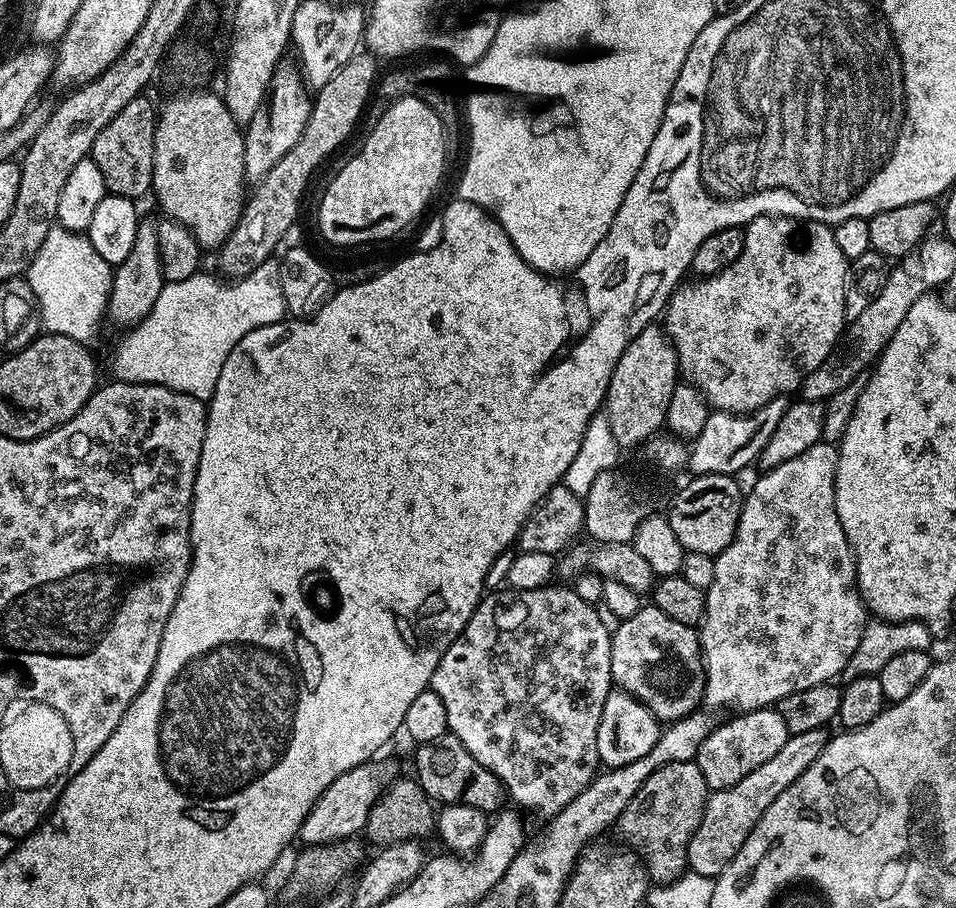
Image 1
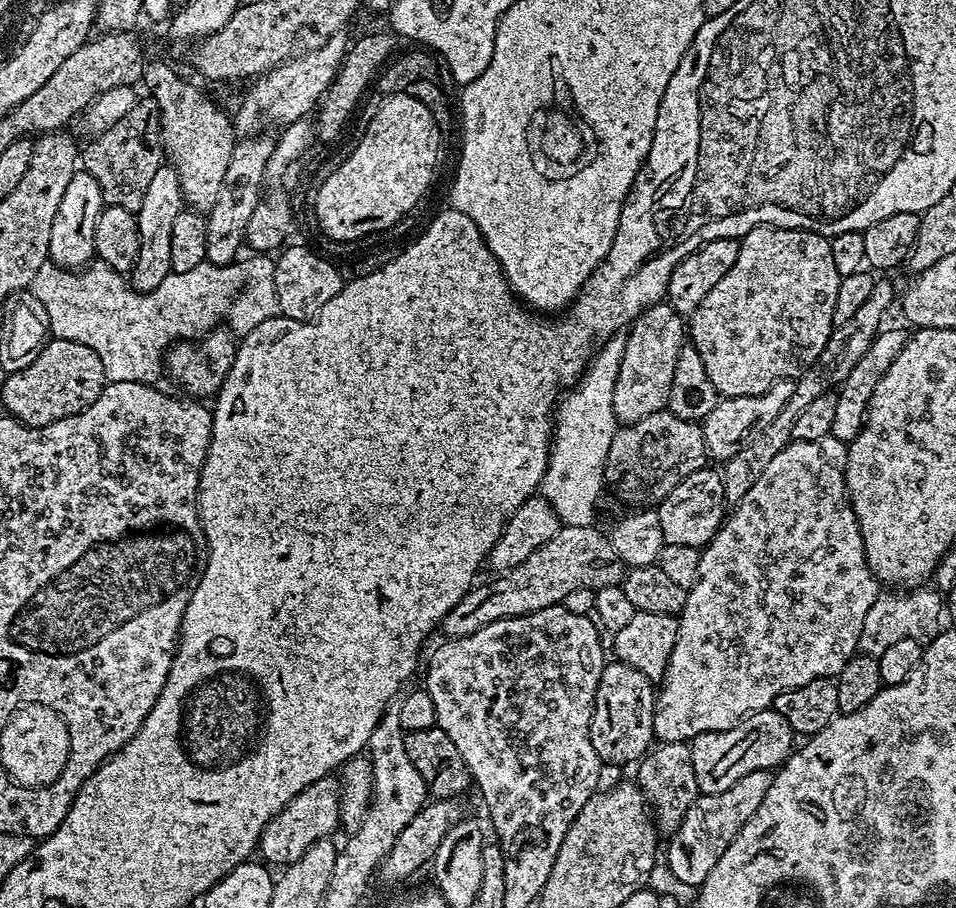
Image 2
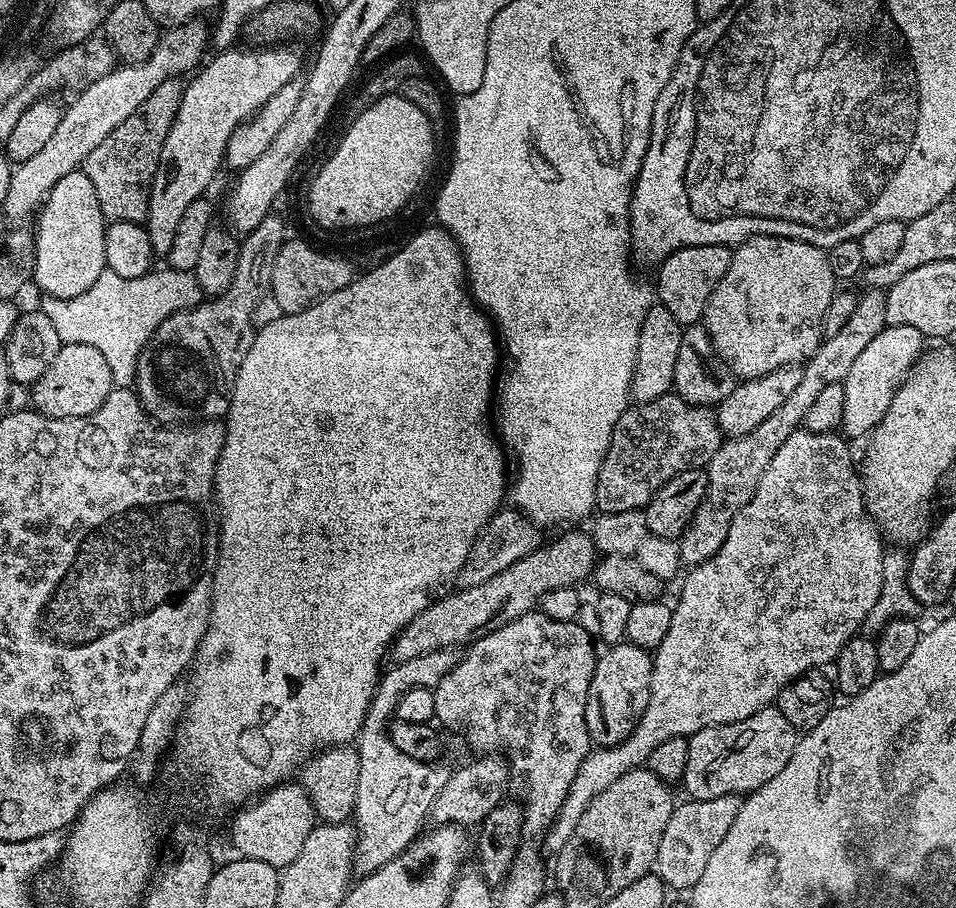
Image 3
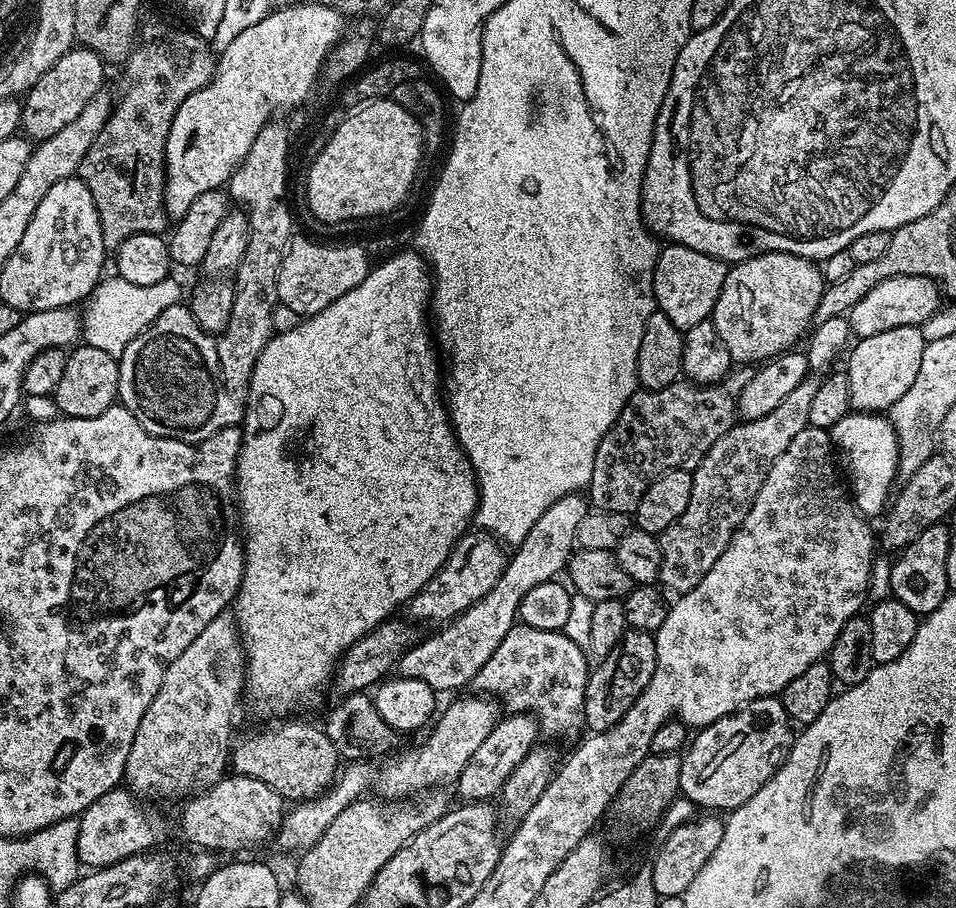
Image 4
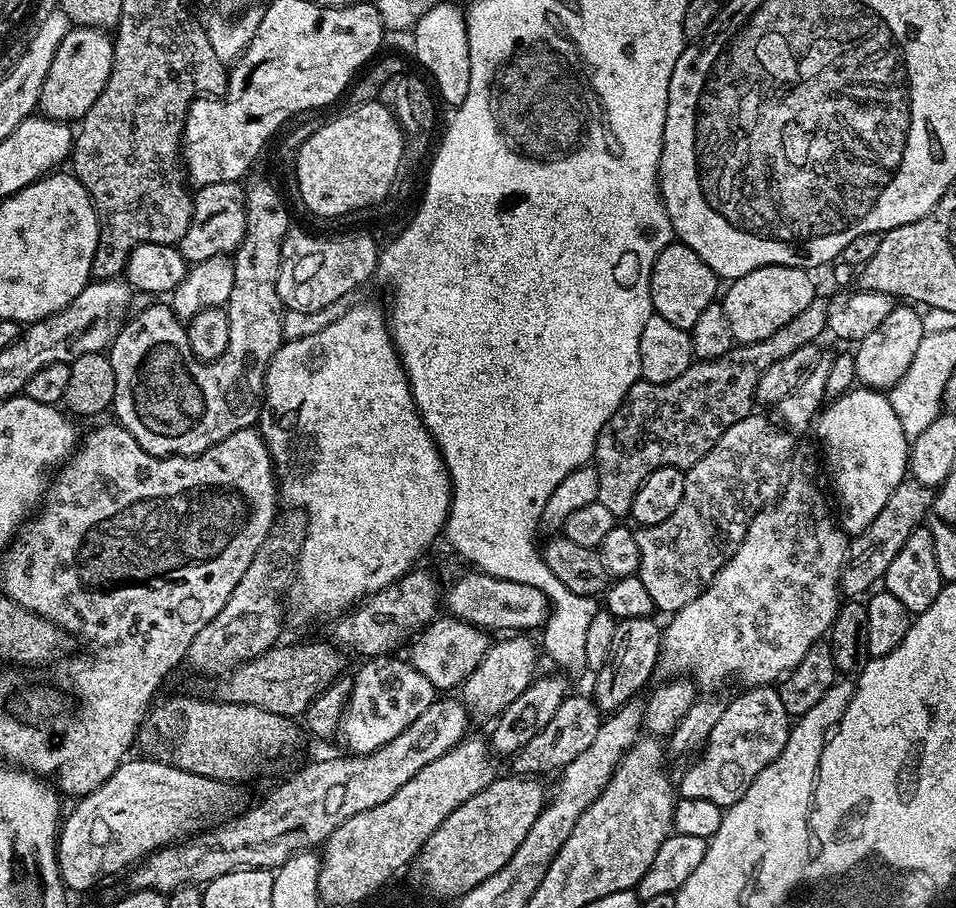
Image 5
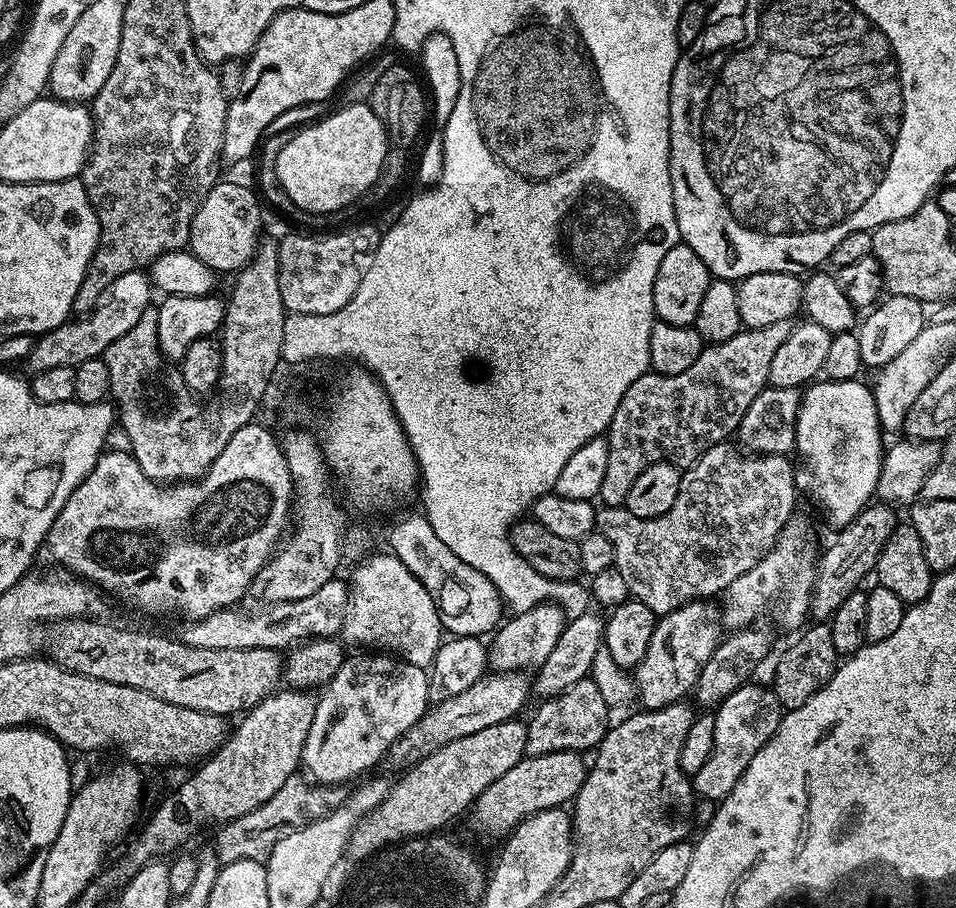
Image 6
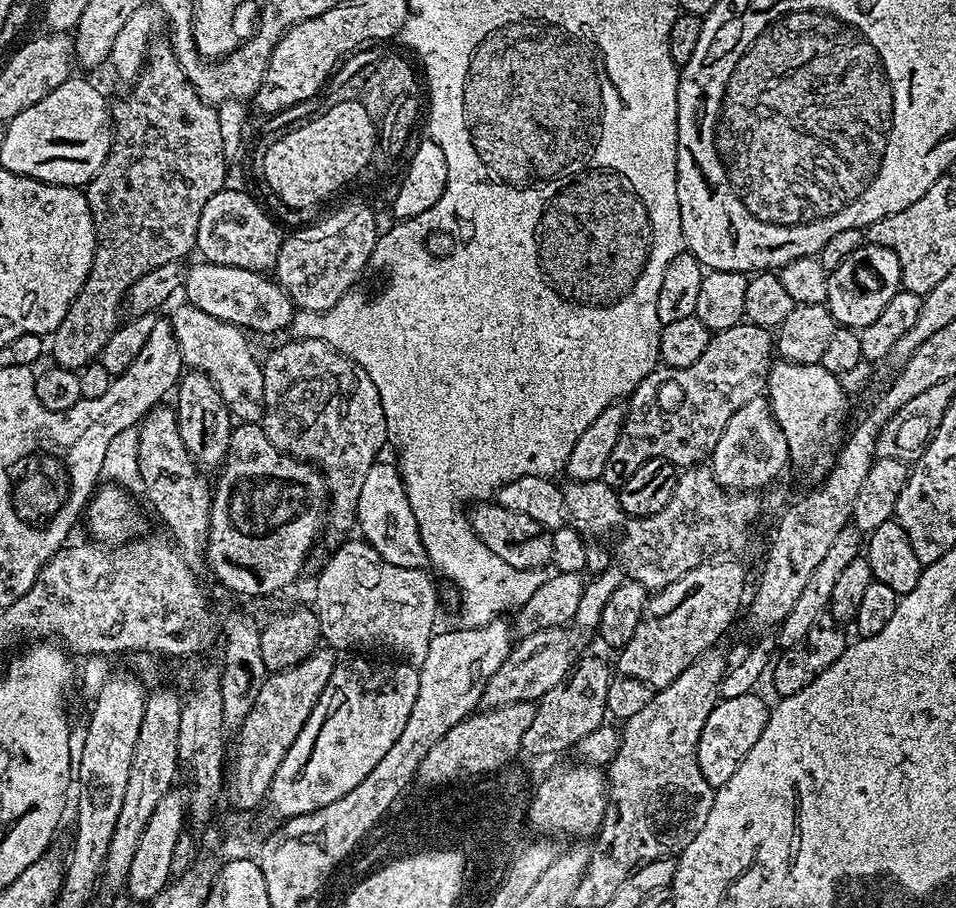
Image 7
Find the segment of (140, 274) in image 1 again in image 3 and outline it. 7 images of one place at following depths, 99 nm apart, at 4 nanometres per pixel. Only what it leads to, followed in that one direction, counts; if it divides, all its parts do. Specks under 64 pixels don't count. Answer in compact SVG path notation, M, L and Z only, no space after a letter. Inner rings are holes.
M288 46L240 47L217 51L216 57L212 61L209 59L191 77L193 80L184 84L176 121L170 126L170 134L166 134L160 165L150 190L146 227L150 246L157 257L166 258L170 254L174 233L178 231L178 222L186 206L207 193L204 191L211 186L216 171L222 168L230 134L234 134L239 124L245 124L267 100L274 98L282 86L301 75L300 56L294 49L284 48Z

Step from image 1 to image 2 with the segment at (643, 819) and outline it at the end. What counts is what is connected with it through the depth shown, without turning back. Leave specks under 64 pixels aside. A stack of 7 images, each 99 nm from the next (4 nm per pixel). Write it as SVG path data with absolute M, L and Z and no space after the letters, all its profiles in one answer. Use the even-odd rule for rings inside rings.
M682 740L669 744L657 743L639 761L638 767L640 769L637 770L634 780L644 793L657 829L664 834L677 832L686 818L686 810L690 810L697 796L701 795L698 778L694 778L691 747Z

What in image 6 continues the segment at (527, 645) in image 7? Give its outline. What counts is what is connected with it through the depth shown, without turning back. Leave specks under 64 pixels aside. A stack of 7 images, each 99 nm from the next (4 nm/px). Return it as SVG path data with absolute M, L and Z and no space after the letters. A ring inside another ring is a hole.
M493 671L486 674L470 690L462 690L462 694L454 694L450 698L433 703L423 718L414 722L410 730L392 746L390 760L396 764L411 765L423 756L434 754L451 740L462 738L466 734L478 734L478 730L486 730L486 726L498 726L498 722L519 717L524 703L530 697L530 680L523 671Z

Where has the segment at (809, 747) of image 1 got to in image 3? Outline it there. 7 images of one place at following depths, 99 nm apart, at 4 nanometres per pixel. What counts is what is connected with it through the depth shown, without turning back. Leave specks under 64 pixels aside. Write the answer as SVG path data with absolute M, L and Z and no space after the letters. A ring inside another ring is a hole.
M739 795L705 800L688 798L685 801L685 804L680 802L675 805L658 845L654 872L668 890L691 890L698 882L698 878L702 878L706 862L710 862L710 854L718 850L722 838L726 838L730 826L734 826L734 818L738 818L738 810L742 803Z

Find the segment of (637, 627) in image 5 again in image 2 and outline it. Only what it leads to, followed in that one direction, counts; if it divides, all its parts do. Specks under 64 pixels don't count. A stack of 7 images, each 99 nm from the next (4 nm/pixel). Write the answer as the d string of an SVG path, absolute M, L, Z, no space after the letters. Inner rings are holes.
M619 662L605 663L602 678L598 682L594 714L590 722L590 738L594 742L594 750L605 765L628 764L639 761L654 744L654 710L656 709L657 693L653 681L642 674L642 670L634 670L634 666Z

